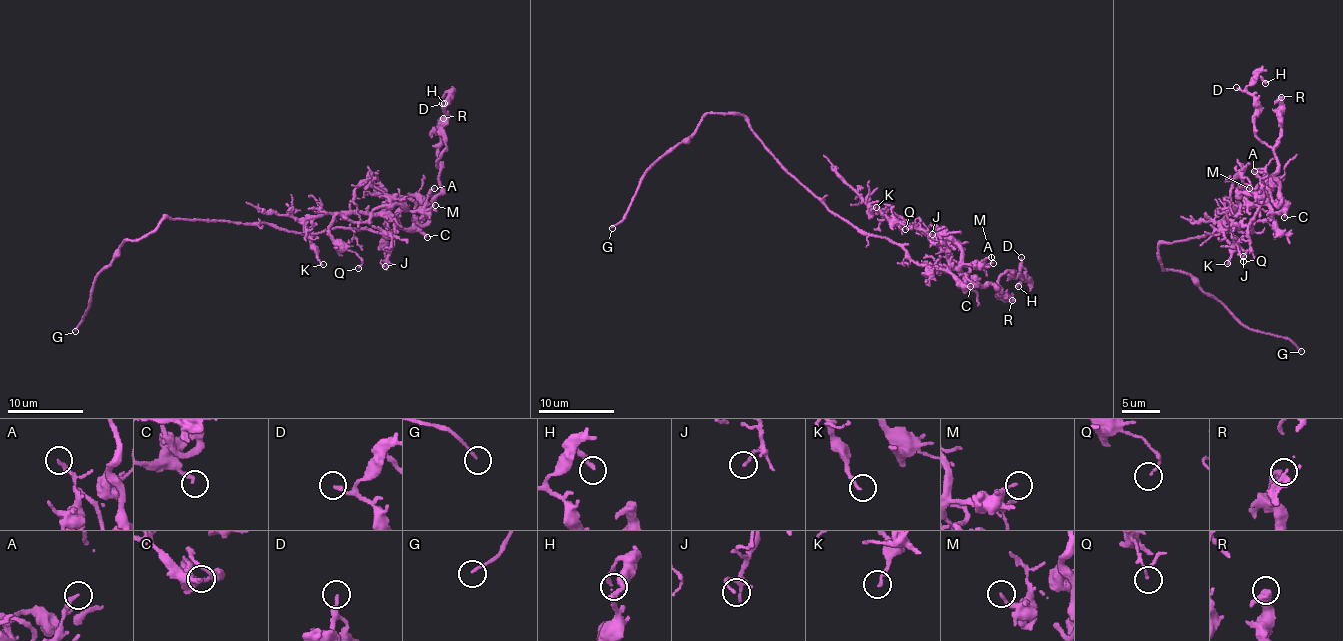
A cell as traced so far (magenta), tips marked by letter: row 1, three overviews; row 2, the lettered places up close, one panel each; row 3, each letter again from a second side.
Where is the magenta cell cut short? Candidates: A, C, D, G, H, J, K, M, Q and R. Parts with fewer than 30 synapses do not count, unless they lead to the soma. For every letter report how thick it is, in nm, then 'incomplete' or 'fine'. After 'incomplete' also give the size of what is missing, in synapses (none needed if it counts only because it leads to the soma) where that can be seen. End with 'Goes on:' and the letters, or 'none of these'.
A: 200 nm | fine
C: 200 nm | fine
D: 190 nm | fine
G: 130 nm | incomplete
H: 170 nm | fine
J: 130 nm | fine
K: 140 nm | fine
M: 140 nm | fine
Q: 110 nm | fine
R: 550 nm | fine
Goes on: G

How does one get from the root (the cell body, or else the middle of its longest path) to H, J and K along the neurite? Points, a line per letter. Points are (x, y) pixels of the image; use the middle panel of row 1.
H: (827, 208), (968, 287), (997, 289), (1008, 271), (1023, 269), (1018, 286)
J: (827, 208), (859, 229), (895, 242), (918, 264), (935, 266), (947, 254), (945, 245), (929, 239), (932, 234)
K: (827, 208), (859, 229), (895, 242), (918, 264), (935, 266), (946, 255), (920, 232), (866, 206), (876, 207)

